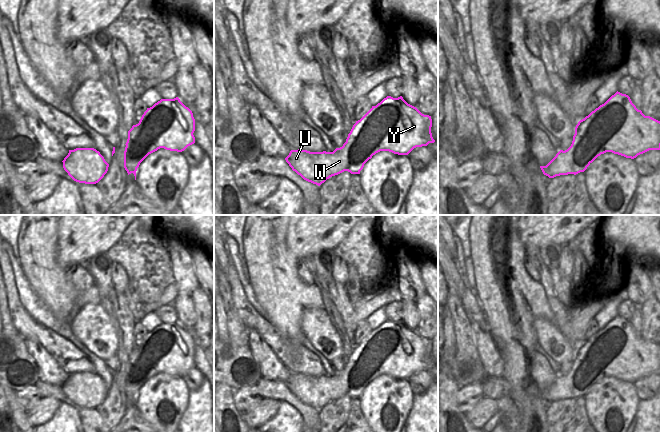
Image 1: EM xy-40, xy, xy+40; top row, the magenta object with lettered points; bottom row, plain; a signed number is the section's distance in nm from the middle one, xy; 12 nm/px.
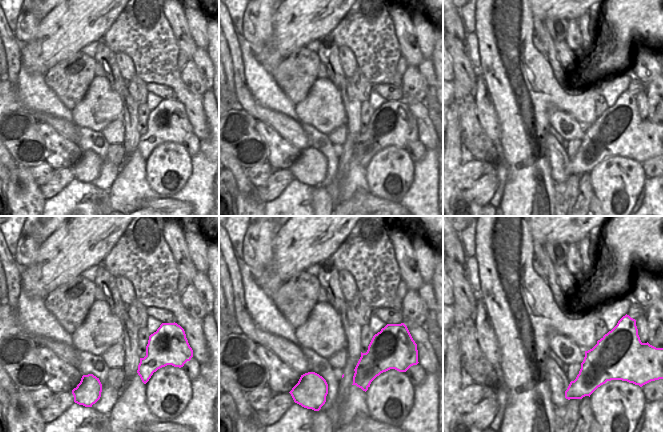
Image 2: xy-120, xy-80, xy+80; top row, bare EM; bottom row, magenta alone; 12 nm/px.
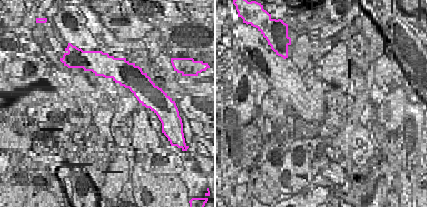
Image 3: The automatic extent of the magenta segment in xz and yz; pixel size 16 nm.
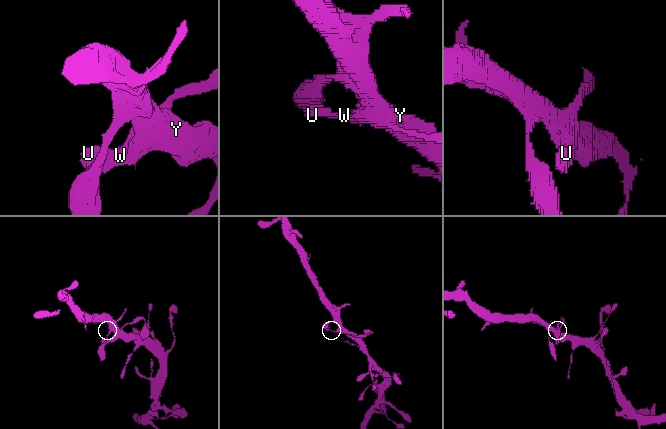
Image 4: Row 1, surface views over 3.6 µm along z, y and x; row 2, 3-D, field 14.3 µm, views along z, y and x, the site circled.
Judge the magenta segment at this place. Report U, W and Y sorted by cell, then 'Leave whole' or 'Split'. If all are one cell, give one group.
Groups: U W / Y. Split.

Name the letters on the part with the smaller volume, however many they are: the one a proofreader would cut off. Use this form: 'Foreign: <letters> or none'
Foreign: U, W

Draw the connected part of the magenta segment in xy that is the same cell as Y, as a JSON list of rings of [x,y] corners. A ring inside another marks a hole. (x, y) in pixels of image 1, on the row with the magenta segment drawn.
[[[390,106],[372,108],[353,125],[346,142],[349,145],[364,149],[365,143],[372,138],[379,146],[374,148],[363,160],[366,163],[373,155],[380,151],[389,151],[398,155],[408,155],[414,148],[434,143],[431,127],[432,119],[429,115],[414,116],[394,120],[388,111]],[[383,119],[382,131],[373,135],[378,120]]]

